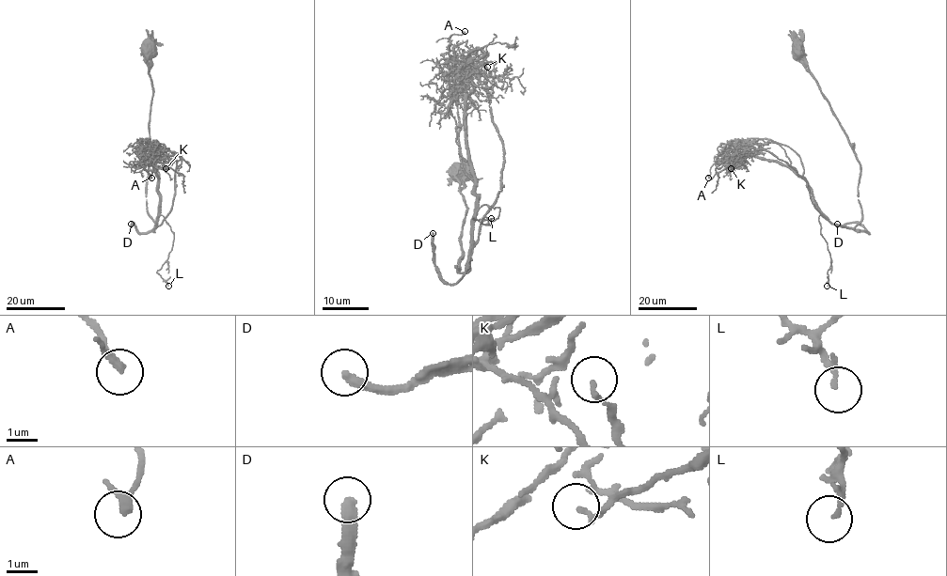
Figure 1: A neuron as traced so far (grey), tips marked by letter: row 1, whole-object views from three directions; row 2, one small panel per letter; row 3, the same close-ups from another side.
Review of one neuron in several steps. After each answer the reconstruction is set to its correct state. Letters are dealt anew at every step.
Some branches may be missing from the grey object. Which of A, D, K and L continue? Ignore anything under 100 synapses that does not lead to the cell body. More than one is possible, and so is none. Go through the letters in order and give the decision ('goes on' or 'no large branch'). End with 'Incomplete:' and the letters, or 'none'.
A: no large branch
D: goes on
K: no large branch
L: no large branch
Incomplete: D

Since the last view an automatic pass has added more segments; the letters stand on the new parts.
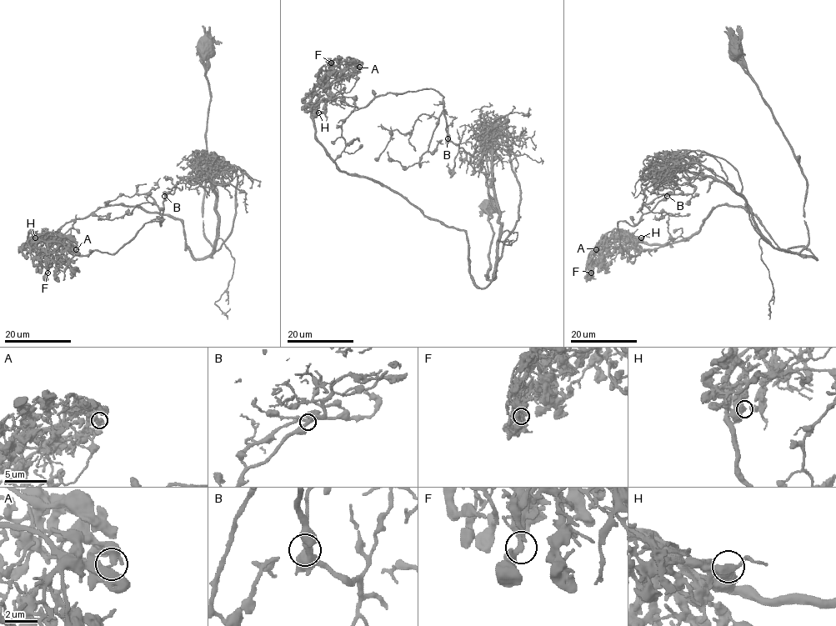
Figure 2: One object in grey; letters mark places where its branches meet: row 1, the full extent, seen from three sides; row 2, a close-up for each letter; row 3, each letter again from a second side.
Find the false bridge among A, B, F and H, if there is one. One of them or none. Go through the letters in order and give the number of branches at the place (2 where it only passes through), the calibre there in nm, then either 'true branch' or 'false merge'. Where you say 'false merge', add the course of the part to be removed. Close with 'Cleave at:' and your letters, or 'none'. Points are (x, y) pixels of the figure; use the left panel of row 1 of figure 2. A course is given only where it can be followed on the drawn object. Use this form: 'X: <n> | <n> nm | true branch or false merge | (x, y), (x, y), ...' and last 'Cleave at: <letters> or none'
A: 2 | 400 nm | false merge | (76, 249), (53, 250), (63, 262), (114, 254), (160, 226), (164, 197), (196, 168), (211, 192)
B: 2 | 400 nm | true branch
F: 2 | 400 nm | true branch
H: 2 | 440 nm | true branch
Cleave at: A

